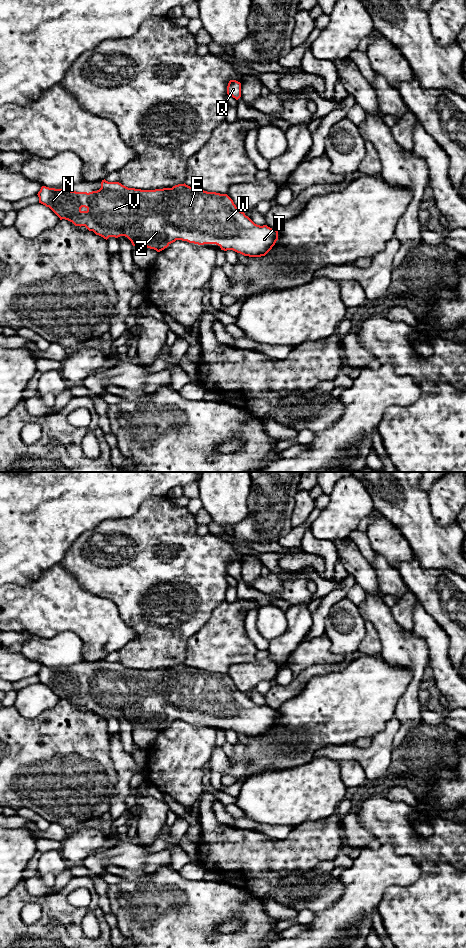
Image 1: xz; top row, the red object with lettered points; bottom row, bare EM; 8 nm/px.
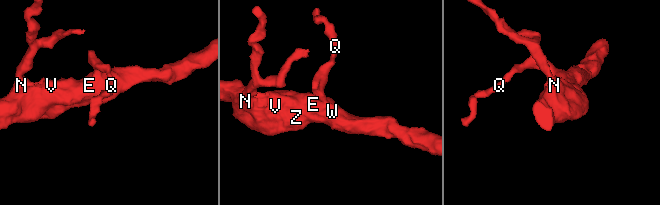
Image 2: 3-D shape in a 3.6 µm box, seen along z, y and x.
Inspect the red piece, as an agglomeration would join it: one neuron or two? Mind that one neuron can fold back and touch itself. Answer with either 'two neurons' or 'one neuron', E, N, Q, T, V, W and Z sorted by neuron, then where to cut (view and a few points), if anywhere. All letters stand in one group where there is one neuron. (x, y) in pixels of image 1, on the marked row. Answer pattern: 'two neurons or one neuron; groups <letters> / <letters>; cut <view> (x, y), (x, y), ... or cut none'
one neuron; groups E N Q T V W Z; cut none

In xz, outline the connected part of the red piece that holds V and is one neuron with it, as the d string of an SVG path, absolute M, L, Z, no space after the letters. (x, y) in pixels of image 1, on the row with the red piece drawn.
M101 182L101 188L92 192L76 192L68 189L55 189L42 186L38 192L39 203L49 207L60 220L65 219L75 226L85 226L96 235L109 237L127 237L133 246L144 245L160 252L176 240L187 241L198 245L216 244L221 250L233 250L244 256L265 256L278 240L278 231L267 225L255 224L244 212L240 211L227 194L207 192L188 185L178 184L172 188L141 190L128 188L119 182Z

